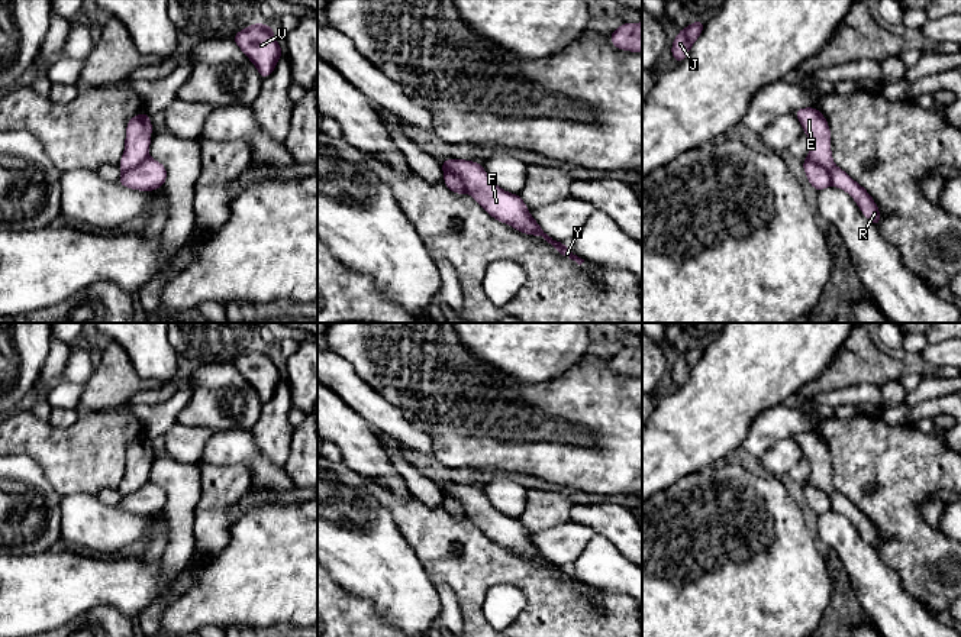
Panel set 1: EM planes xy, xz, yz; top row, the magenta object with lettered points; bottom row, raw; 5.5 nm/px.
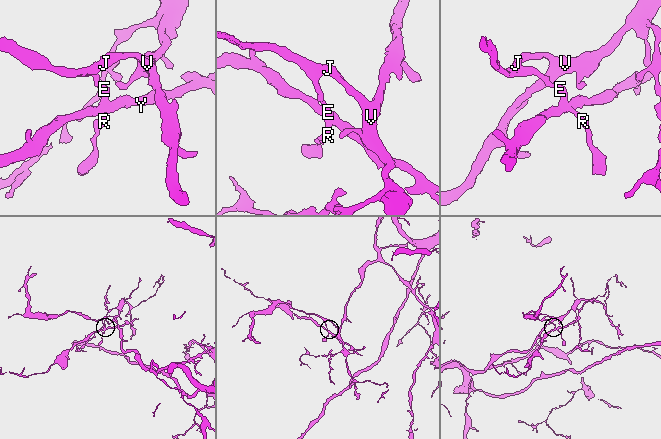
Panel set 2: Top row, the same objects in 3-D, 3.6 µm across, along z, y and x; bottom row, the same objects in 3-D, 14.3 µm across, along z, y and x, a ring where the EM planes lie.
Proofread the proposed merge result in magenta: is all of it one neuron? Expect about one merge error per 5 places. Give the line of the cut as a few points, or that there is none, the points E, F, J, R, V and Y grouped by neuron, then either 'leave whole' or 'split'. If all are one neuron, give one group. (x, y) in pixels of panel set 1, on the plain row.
cut yz (806, 482), (822, 490), (828, 495), (832, 508); groups E J R V / F Y; split

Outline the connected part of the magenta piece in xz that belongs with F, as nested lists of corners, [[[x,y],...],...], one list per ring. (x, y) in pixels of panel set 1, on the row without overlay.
[[[445,484],[441,492],[445,498],[449,497],[461,502],[465,515],[496,544],[522,557],[544,562],[562,581],[575,585],[578,589],[584,586],[567,569],[549,562],[526,534],[526,527],[519,518],[510,518],[497,511],[481,488],[465,484]]]

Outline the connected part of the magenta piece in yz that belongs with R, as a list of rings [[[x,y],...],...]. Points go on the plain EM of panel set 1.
[[[804,431],[793,436],[803,450],[803,456],[810,463],[807,484],[826,492],[831,498],[832,510],[846,515],[855,524],[862,539],[875,550],[880,550],[880,534],[864,511],[855,507],[845,495],[832,485],[831,455],[825,440],[815,431]]]

